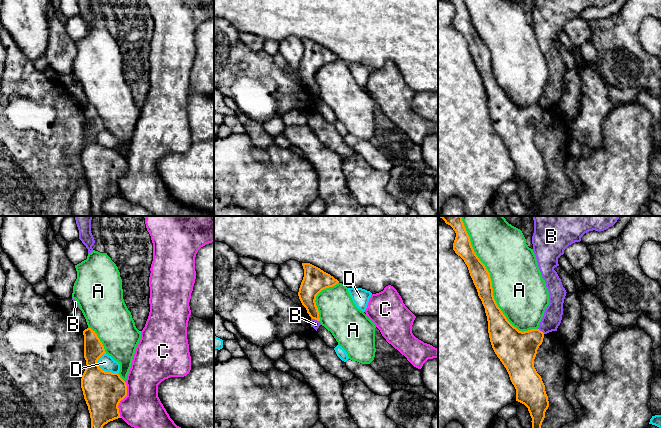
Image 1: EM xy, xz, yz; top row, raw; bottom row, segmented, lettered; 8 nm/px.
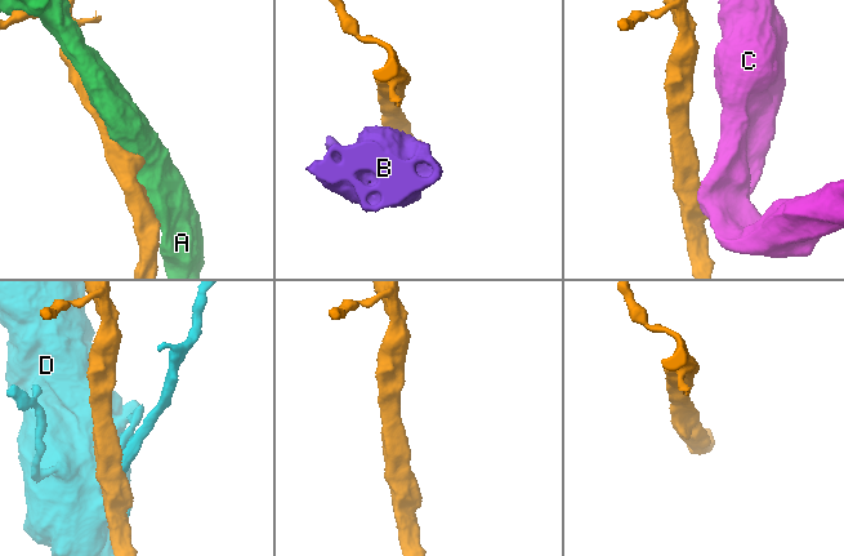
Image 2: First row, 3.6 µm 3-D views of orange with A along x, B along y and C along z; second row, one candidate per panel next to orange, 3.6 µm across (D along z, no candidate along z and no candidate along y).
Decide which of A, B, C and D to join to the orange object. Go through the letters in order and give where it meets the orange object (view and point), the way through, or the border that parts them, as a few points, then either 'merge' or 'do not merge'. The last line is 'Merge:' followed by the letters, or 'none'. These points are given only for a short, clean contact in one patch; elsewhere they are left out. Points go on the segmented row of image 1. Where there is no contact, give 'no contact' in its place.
A: meets orange in yz at (491, 283); do not merge
B: meets orange in xz at (315, 319); border along xz (311, 317), (319, 321); do not merge
C: meets orange in xy at (122, 399); do not merge
D: meets orange in xy at (101, 369); do not merge
Merge: none

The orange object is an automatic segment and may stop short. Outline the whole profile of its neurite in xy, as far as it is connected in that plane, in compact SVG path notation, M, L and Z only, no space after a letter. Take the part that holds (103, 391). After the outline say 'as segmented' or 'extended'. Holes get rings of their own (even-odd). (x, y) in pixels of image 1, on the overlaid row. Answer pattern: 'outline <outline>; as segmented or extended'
outline M87 328L84 335L86 369L81 378L81 388L91 418L91 428L121 418L118 405L127 396L126 382L118 373L105 372L97 364L105 349L95 331Z; as segmented

